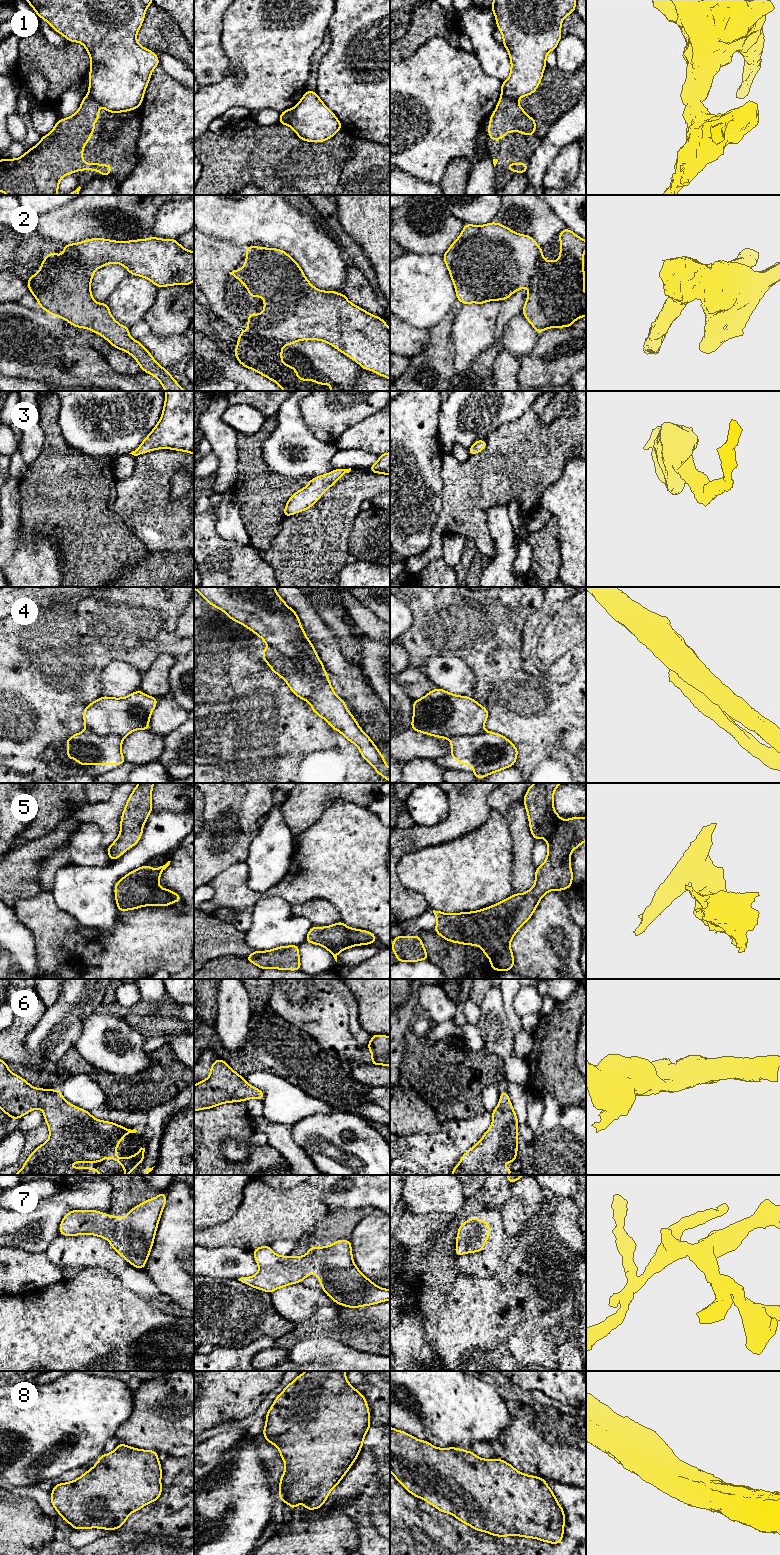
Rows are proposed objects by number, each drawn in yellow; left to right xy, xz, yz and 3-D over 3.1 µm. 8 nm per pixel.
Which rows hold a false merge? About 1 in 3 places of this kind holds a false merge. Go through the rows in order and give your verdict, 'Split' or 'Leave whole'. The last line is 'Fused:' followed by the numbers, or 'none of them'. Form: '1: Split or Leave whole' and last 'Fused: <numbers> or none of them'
1: Split
2: Split
3: Leave whole
4: Split
5: Leave whole
6: Leave whole
7: Leave whole
8: Leave whole
Fused: 1, 2, 4

